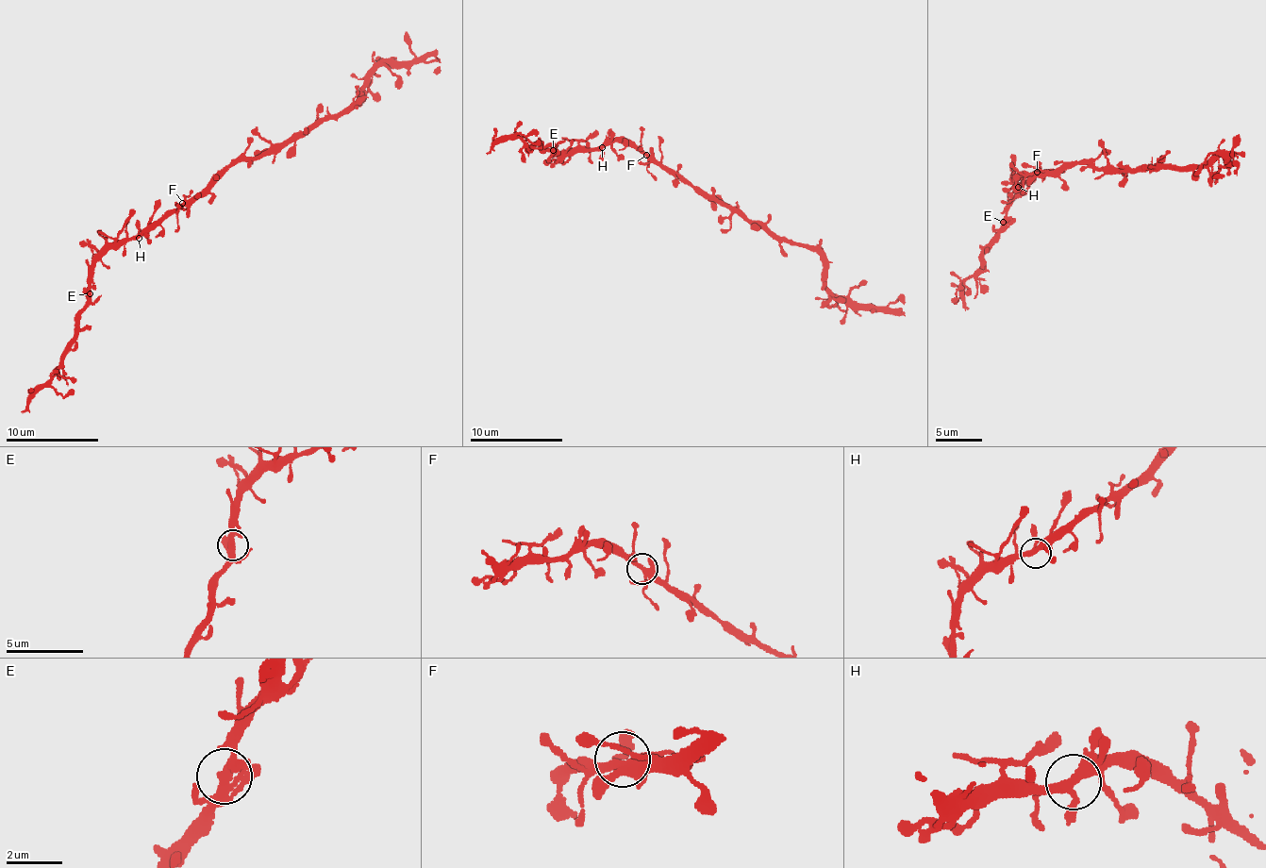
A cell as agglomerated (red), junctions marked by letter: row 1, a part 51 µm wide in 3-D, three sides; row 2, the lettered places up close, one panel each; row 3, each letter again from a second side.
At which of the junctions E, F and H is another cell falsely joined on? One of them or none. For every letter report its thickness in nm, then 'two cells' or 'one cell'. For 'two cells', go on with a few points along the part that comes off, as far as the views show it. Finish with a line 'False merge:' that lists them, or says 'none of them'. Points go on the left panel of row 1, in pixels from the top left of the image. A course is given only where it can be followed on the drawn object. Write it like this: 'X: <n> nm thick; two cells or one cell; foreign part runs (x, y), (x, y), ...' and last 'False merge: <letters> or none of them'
E: 320 nm thick; one cell
F: 320 nm thick; one cell
H: 320 nm thick; one cell
False merge: none of them

